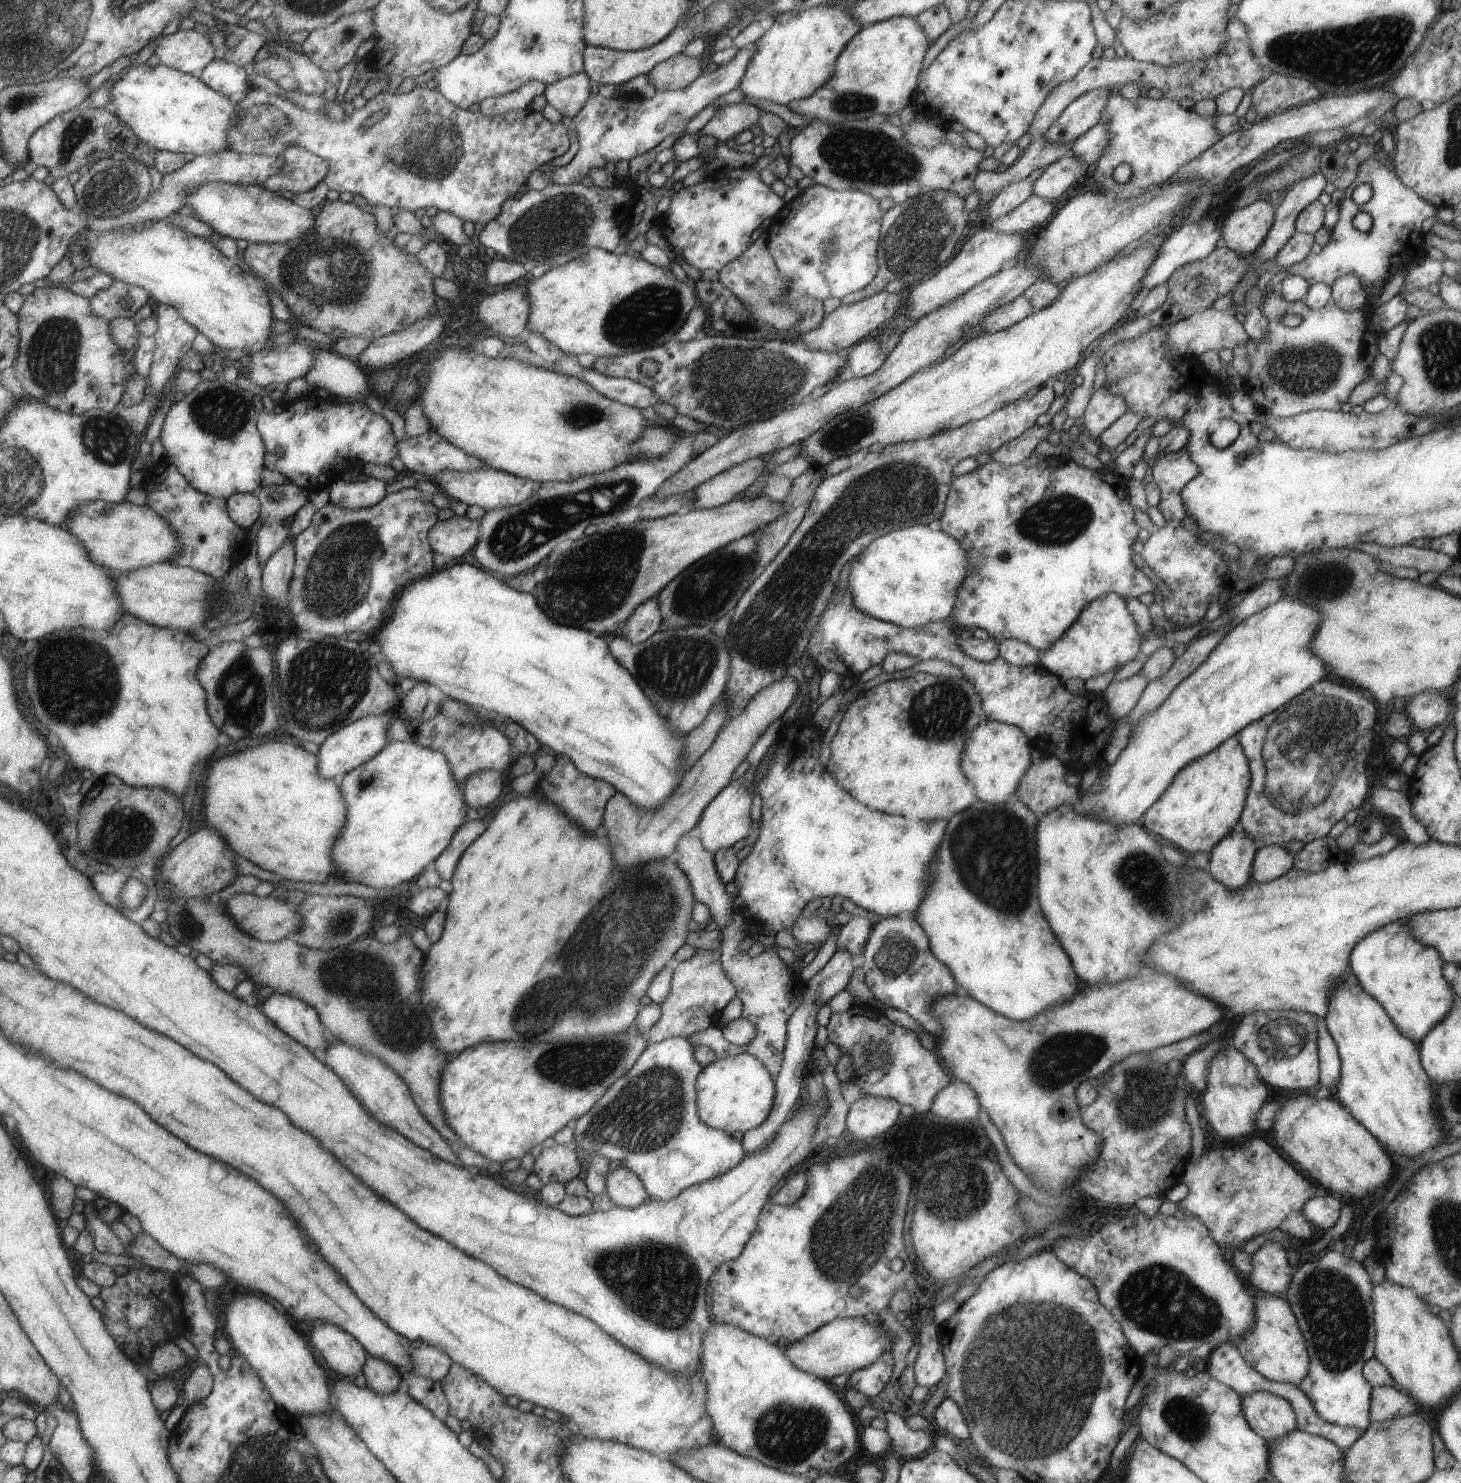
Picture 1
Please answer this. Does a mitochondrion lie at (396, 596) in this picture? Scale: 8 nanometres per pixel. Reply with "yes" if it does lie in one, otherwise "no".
no

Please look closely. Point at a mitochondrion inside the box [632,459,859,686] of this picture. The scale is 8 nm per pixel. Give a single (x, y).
(688, 591)

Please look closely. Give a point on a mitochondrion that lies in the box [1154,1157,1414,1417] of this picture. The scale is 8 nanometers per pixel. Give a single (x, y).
(1331, 1306)

